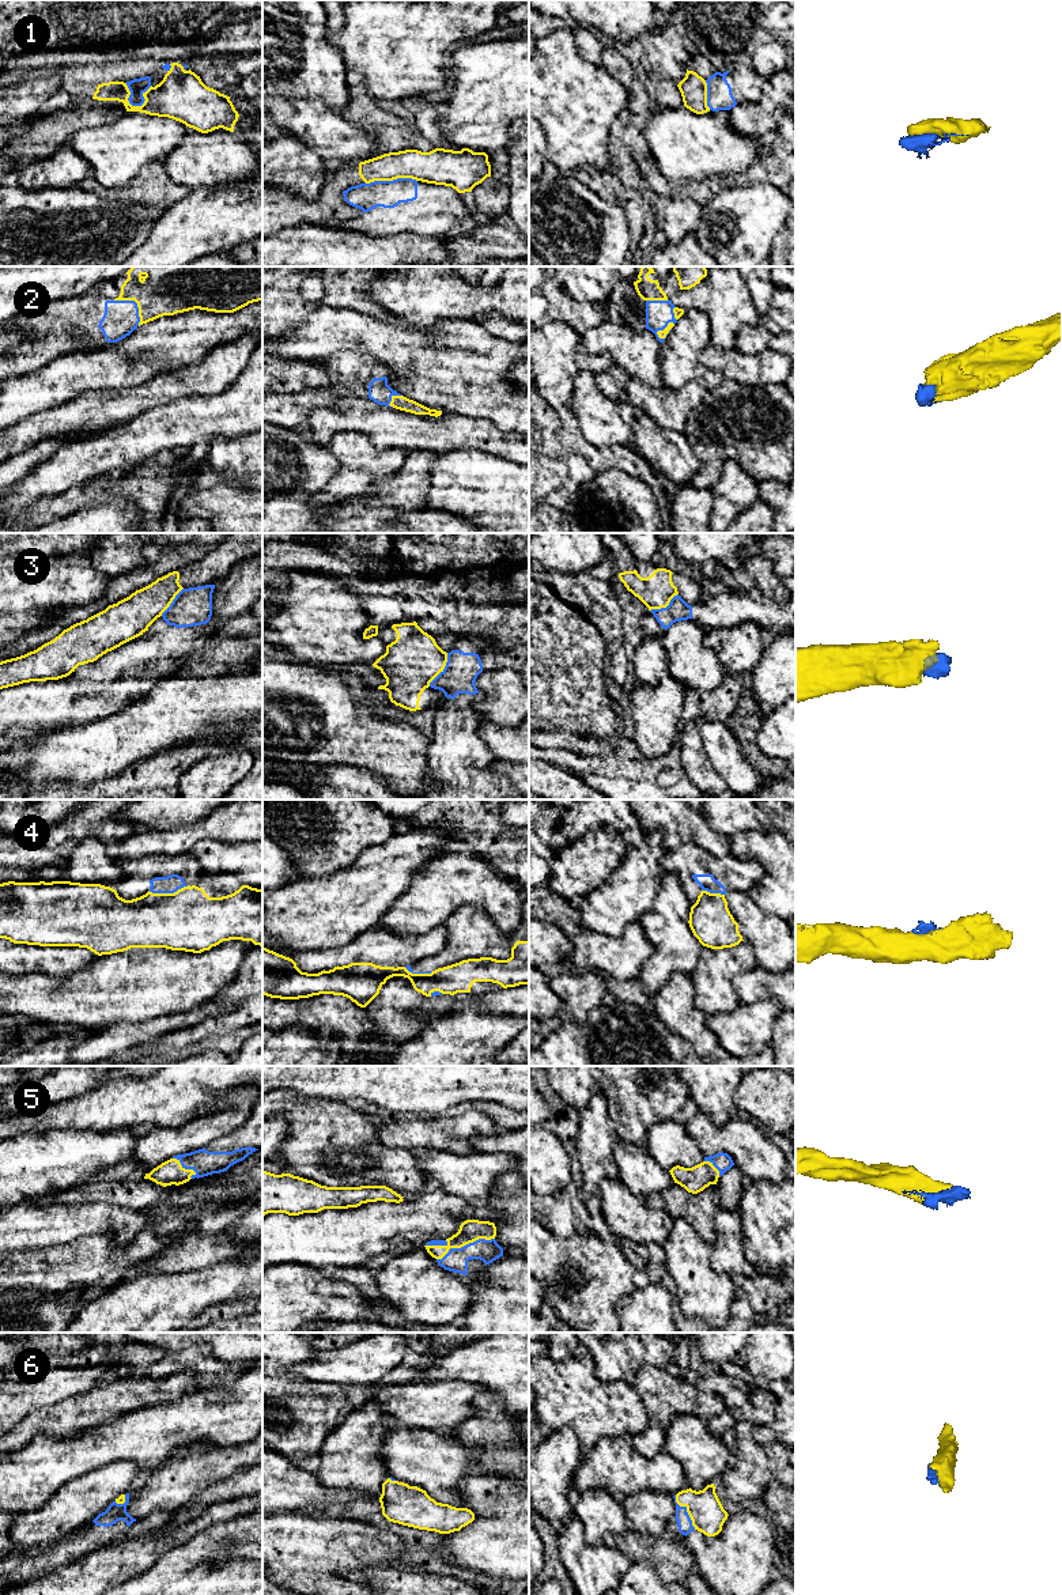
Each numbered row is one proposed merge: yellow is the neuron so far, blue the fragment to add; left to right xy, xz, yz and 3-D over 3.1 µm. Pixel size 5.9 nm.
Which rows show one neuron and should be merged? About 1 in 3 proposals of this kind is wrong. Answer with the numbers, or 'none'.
2, 5, 6

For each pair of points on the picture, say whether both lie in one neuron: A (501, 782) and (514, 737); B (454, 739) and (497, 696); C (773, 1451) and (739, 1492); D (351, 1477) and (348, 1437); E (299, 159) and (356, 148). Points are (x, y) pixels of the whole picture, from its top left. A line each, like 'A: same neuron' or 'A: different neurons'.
A: different neurons
B: different neurons
C: same neuron
D: same neuron
E: different neurons

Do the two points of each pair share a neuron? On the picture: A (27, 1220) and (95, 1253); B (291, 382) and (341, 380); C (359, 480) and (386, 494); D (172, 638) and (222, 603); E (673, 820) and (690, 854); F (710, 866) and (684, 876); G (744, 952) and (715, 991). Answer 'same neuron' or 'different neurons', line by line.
A: different neurons
B: different neurons
C: different neurons
D: same neuron
E: different neurons
F: same neuron
G: same neuron

